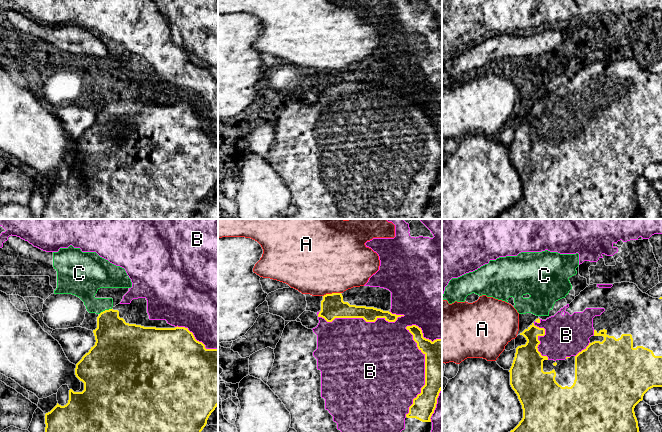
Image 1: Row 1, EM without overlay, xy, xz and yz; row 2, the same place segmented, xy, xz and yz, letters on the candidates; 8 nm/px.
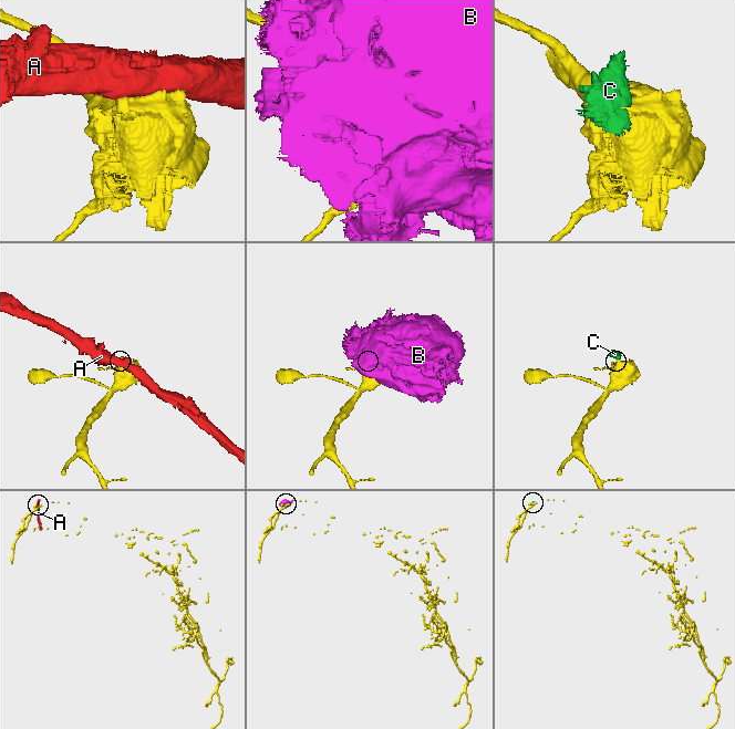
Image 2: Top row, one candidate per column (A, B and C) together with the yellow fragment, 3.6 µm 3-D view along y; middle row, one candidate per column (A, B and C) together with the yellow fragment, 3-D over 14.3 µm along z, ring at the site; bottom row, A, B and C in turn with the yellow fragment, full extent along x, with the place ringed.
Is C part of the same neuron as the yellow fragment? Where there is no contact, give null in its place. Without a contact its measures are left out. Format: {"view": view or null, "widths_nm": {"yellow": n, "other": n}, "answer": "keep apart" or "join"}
{"view": "xy", "widths_nm": {"yellow": 320, "other": 200}, "answer": "keep apart"}

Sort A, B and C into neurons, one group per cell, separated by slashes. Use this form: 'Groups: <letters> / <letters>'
Groups: A / B / C

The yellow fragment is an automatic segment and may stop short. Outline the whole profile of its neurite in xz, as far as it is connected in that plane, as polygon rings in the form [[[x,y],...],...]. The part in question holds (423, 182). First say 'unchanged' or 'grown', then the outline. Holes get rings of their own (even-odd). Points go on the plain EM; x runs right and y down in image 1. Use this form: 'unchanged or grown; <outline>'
grown; [[[416,101],[407,102],[406,105],[425,131],[425,161],[409,183],[405,205],[401,207],[401,217],[398,219],[423,219],[424,213],[432,206],[430,194],[442,166],[442,115],[432,118],[424,114],[421,104]]]

